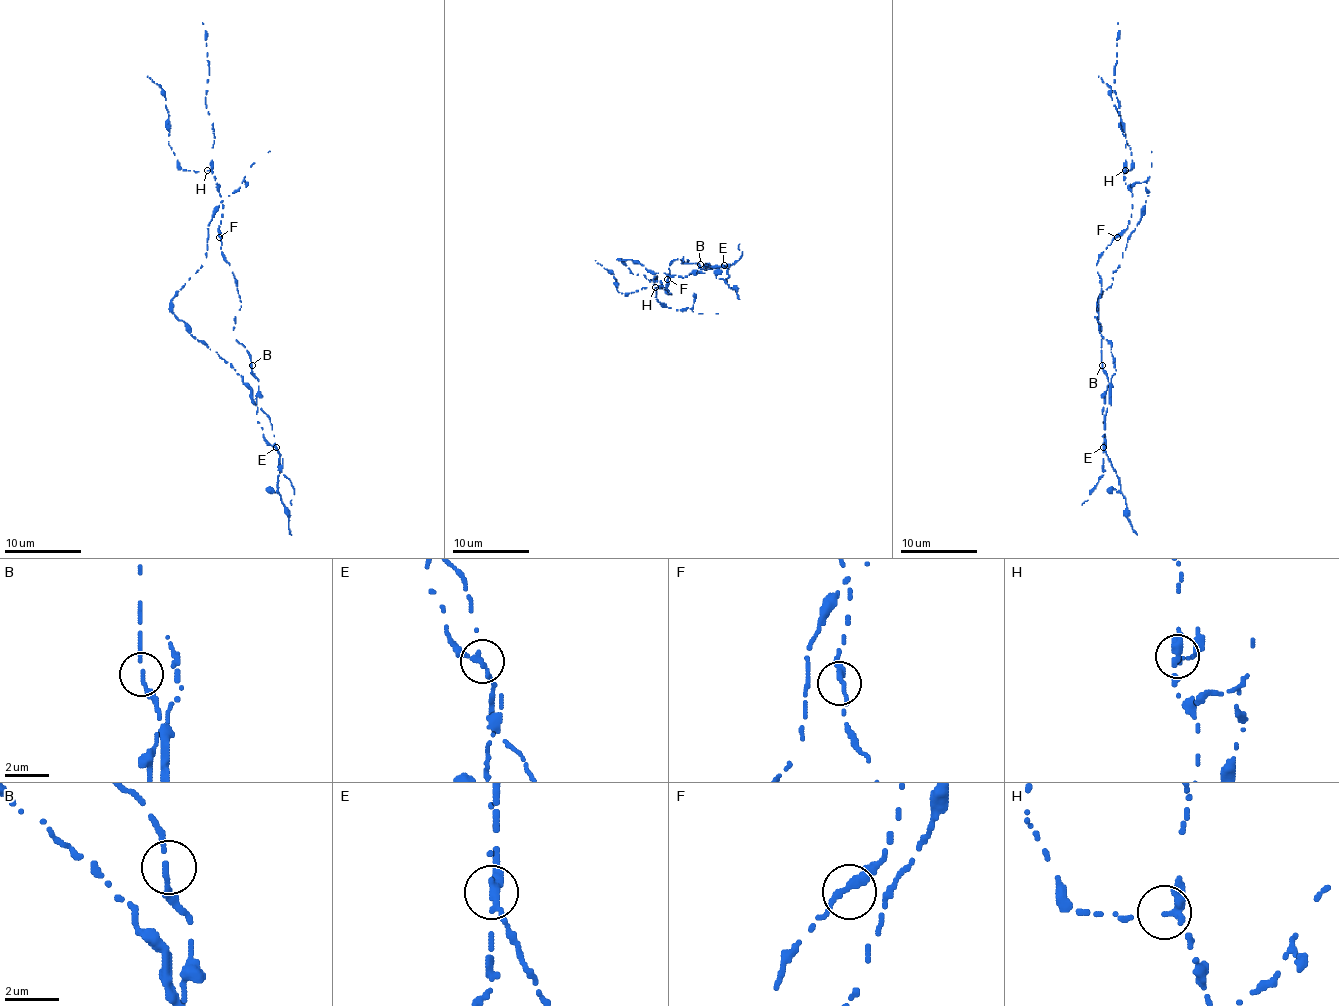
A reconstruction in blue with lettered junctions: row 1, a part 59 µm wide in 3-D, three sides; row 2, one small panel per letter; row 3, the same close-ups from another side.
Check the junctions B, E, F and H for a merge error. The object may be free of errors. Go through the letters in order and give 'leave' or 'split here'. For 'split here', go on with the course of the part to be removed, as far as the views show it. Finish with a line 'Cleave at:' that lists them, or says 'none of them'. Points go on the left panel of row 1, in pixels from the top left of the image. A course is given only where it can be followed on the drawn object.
B: leave
E: split here
F: leave
H: leave
Cleave at: E

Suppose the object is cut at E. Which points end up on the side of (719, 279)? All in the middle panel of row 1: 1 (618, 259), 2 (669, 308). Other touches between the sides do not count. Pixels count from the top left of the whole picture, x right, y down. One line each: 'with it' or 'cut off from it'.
1: cut off from it
2: cut off from it

